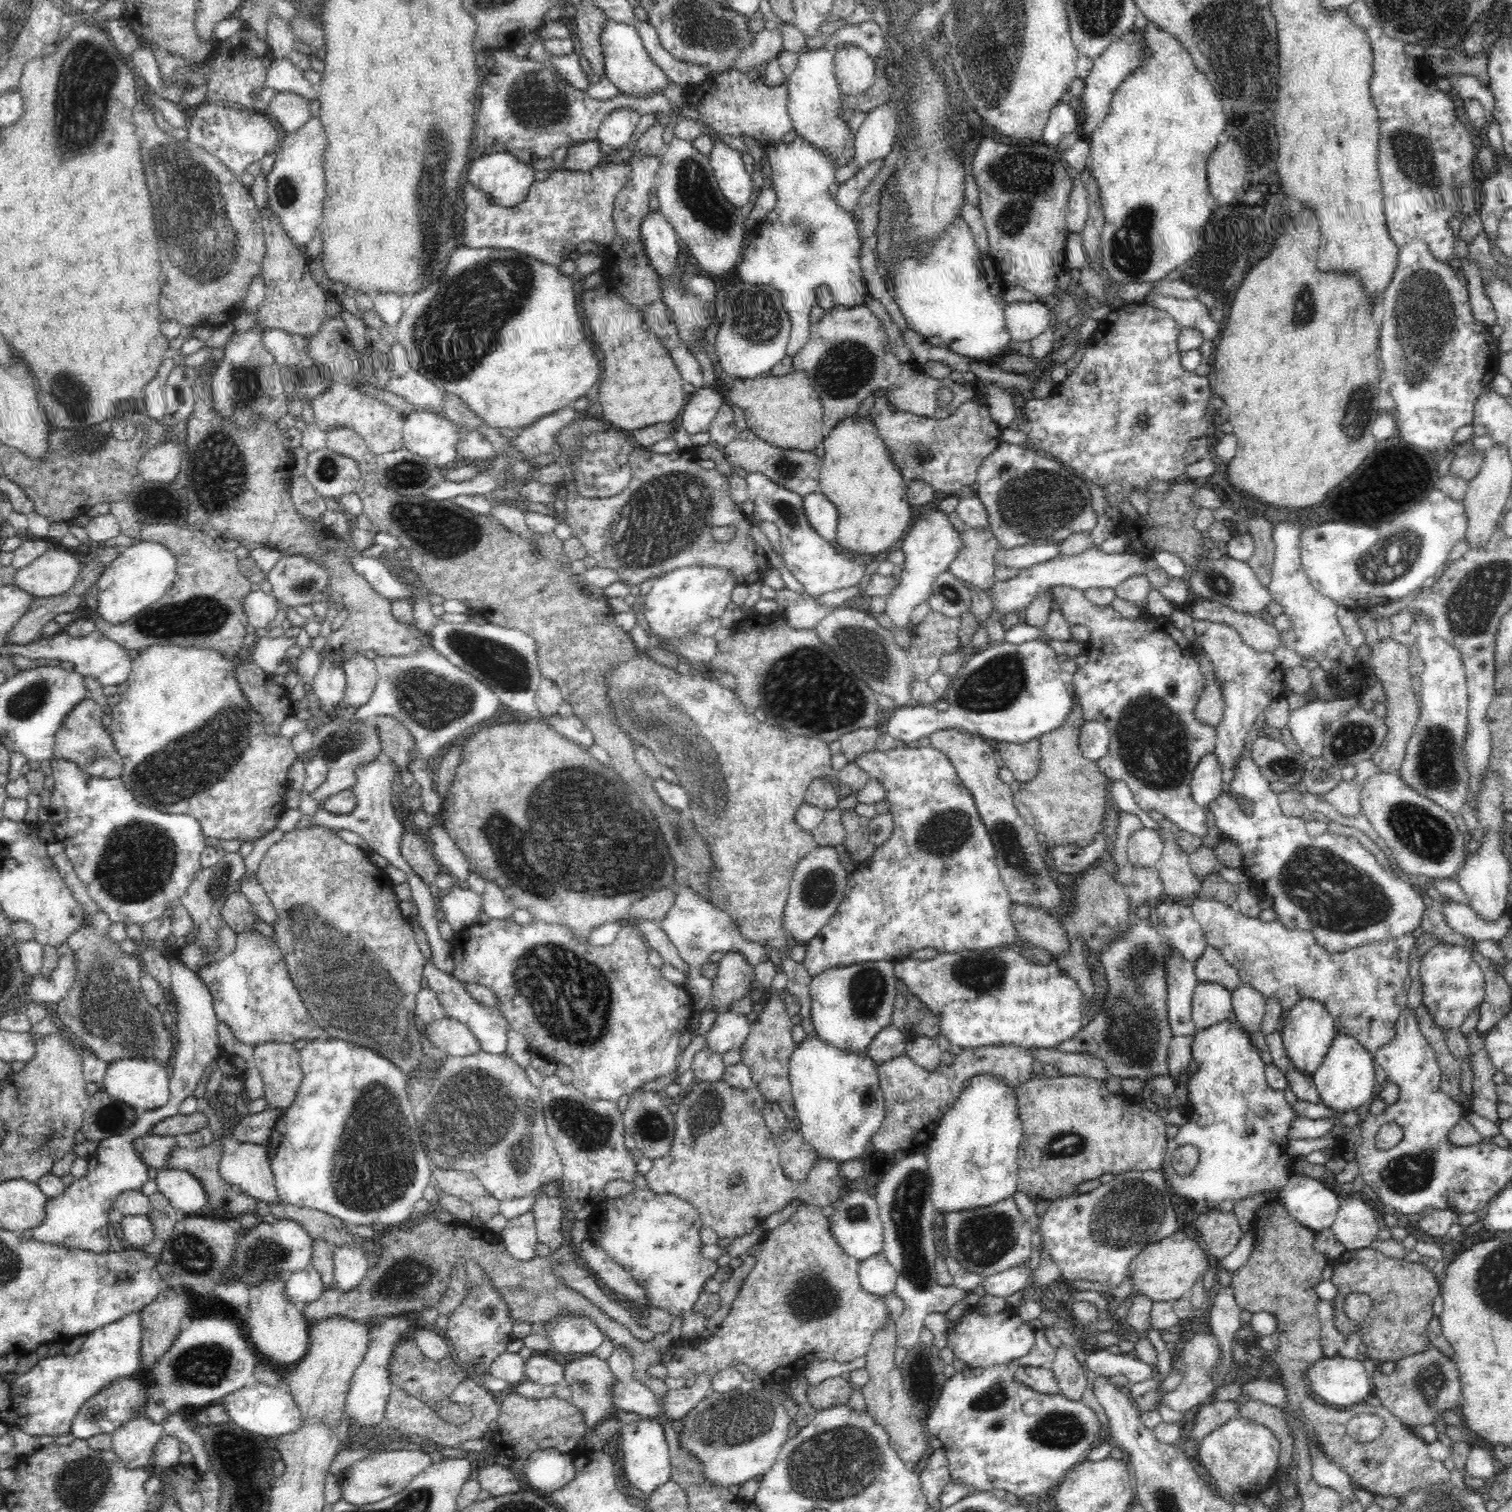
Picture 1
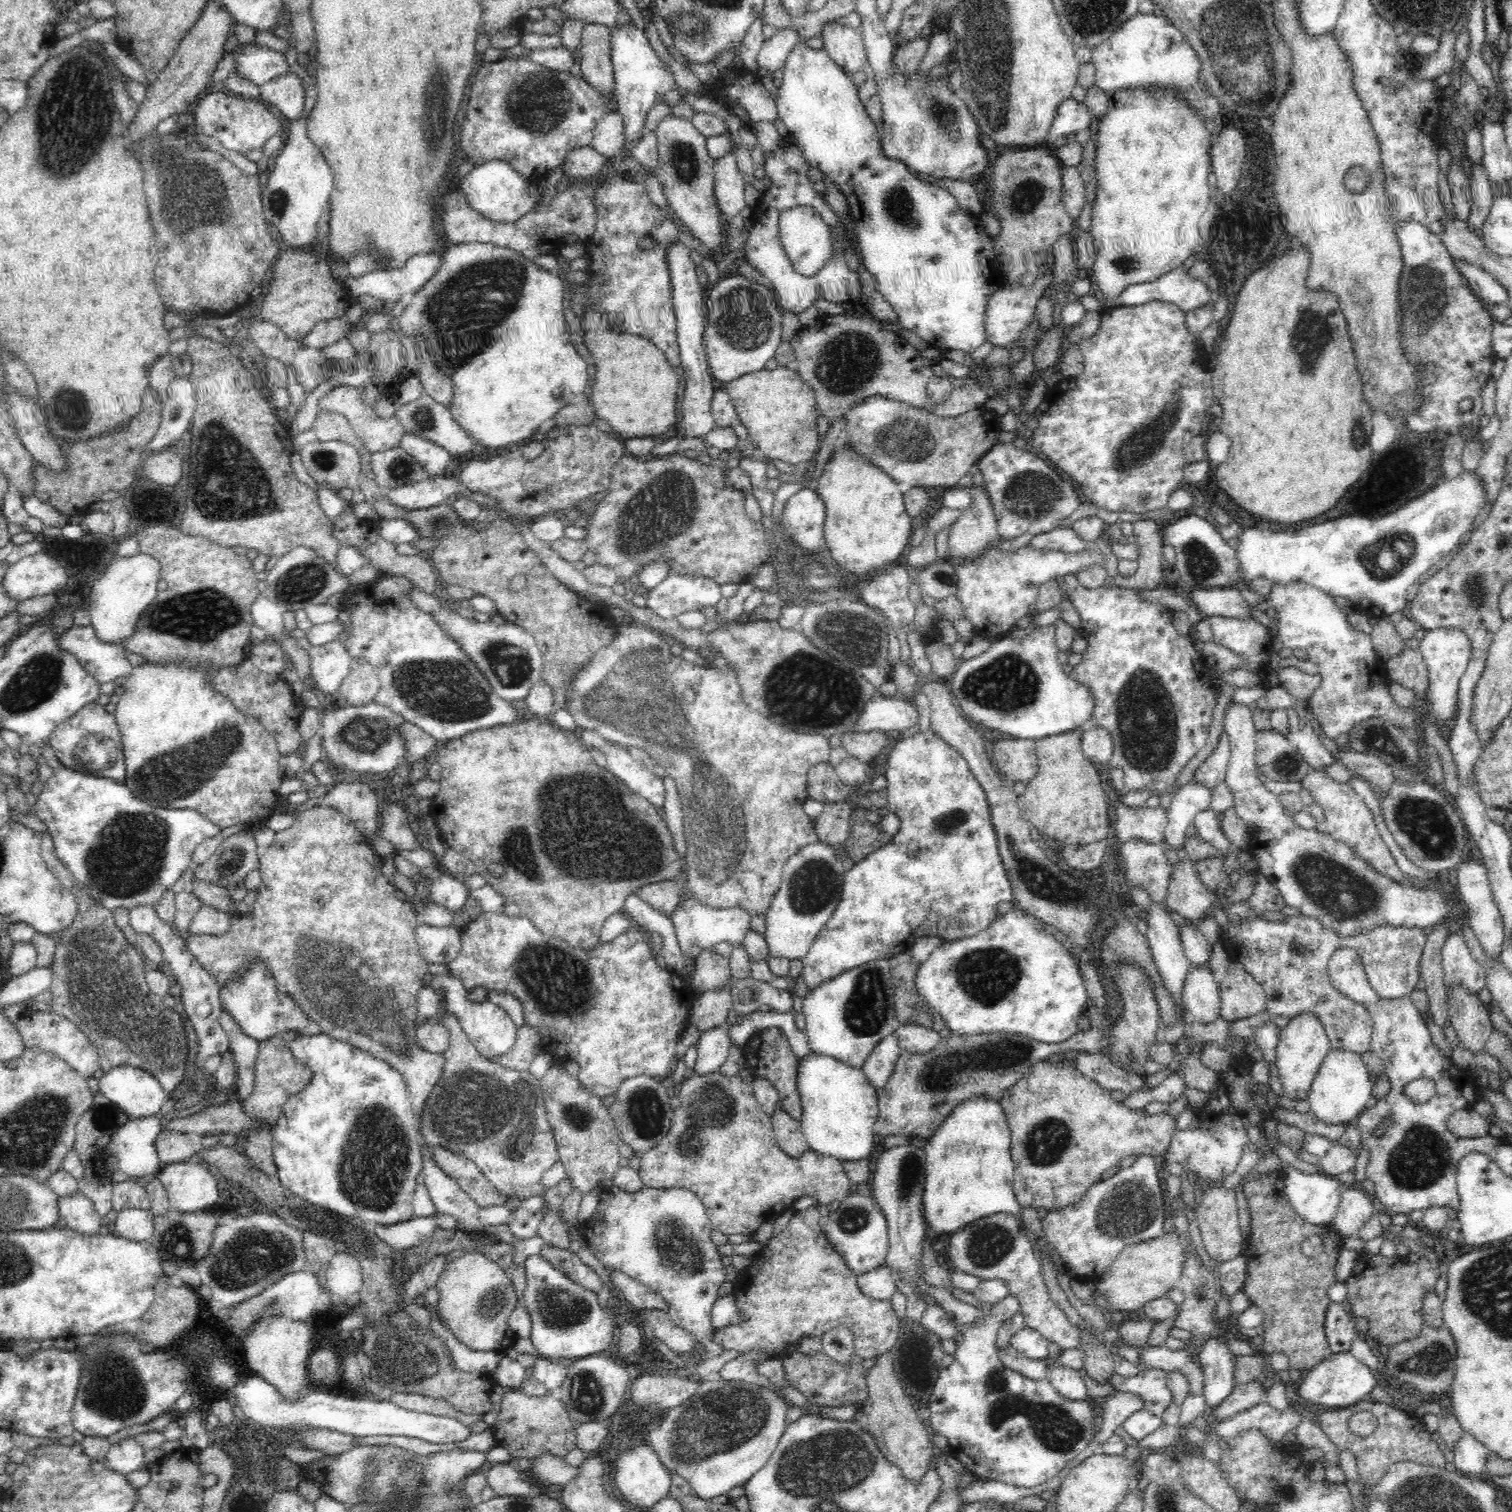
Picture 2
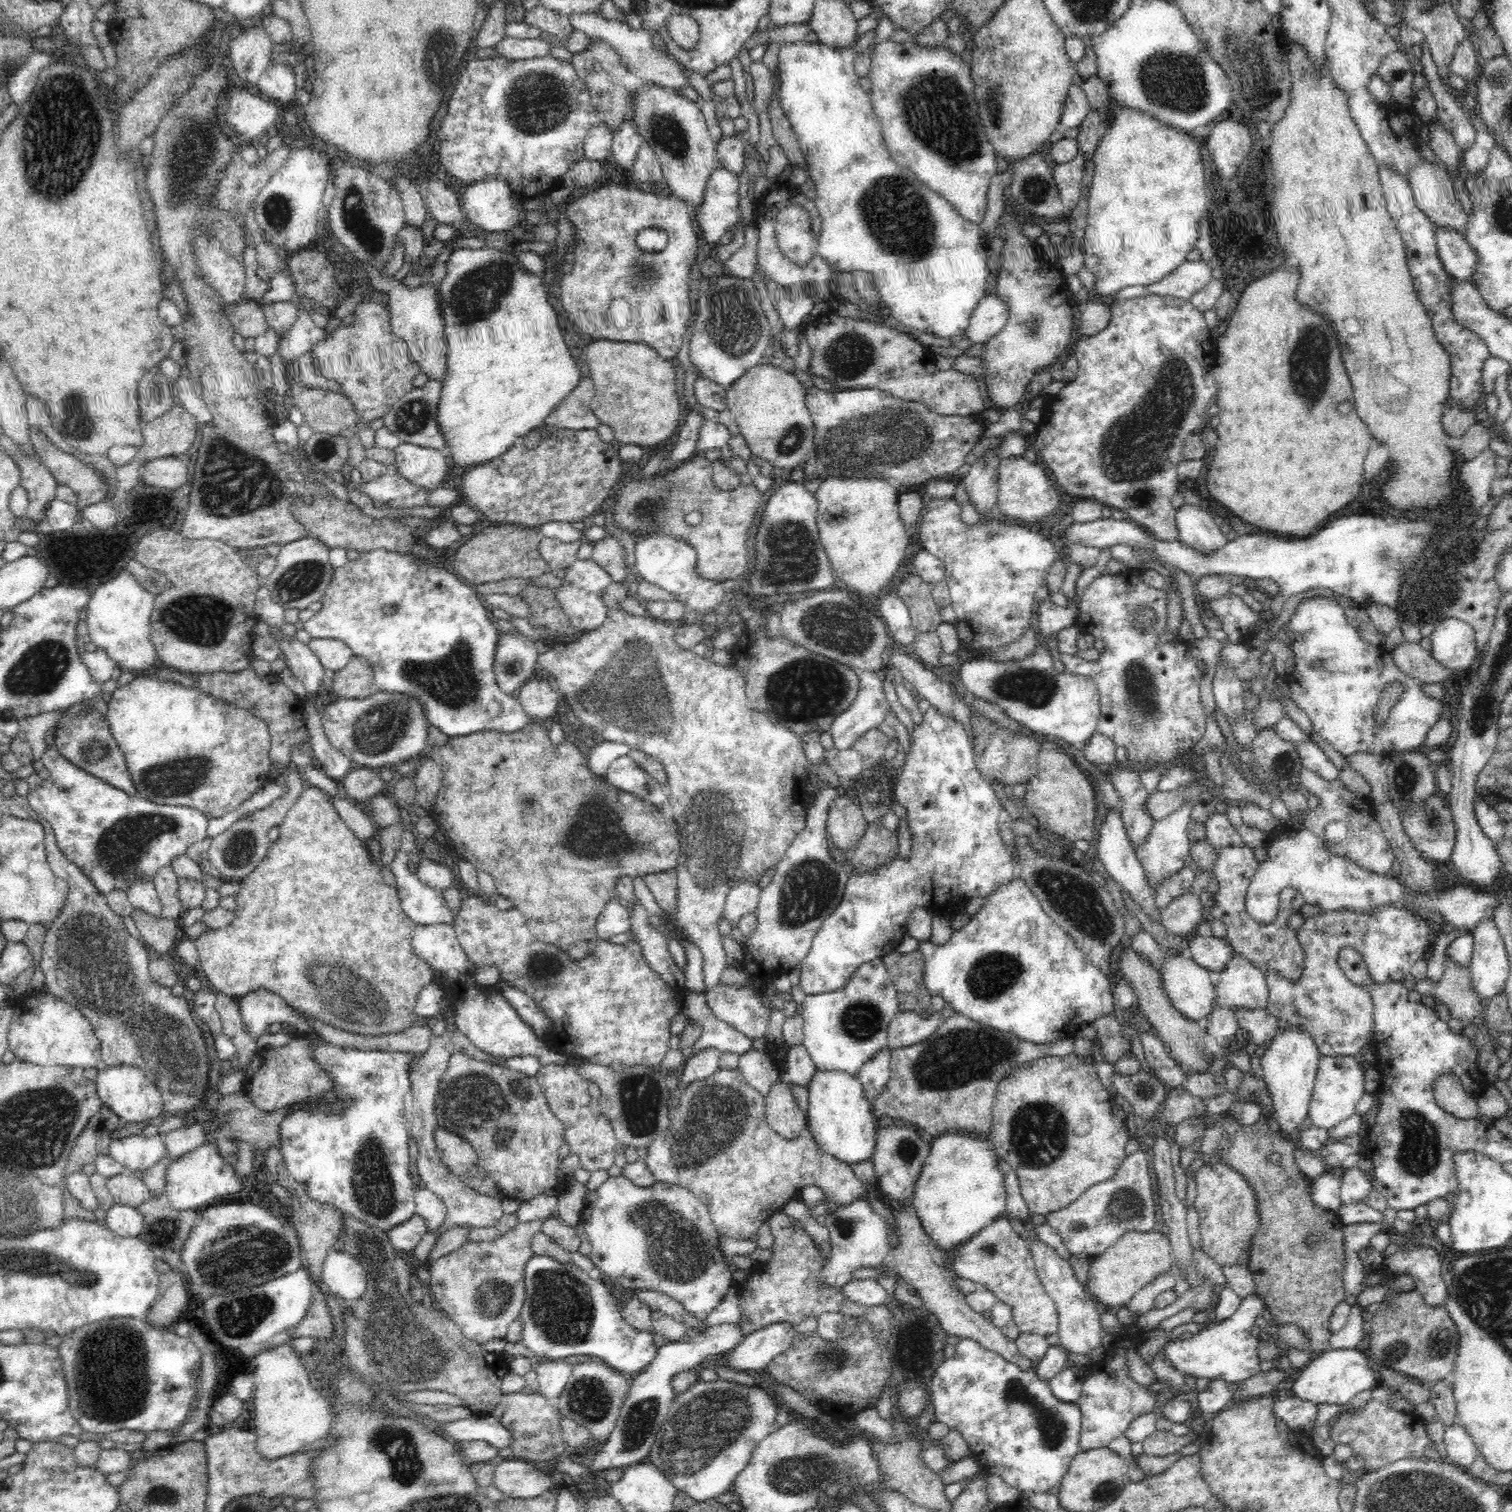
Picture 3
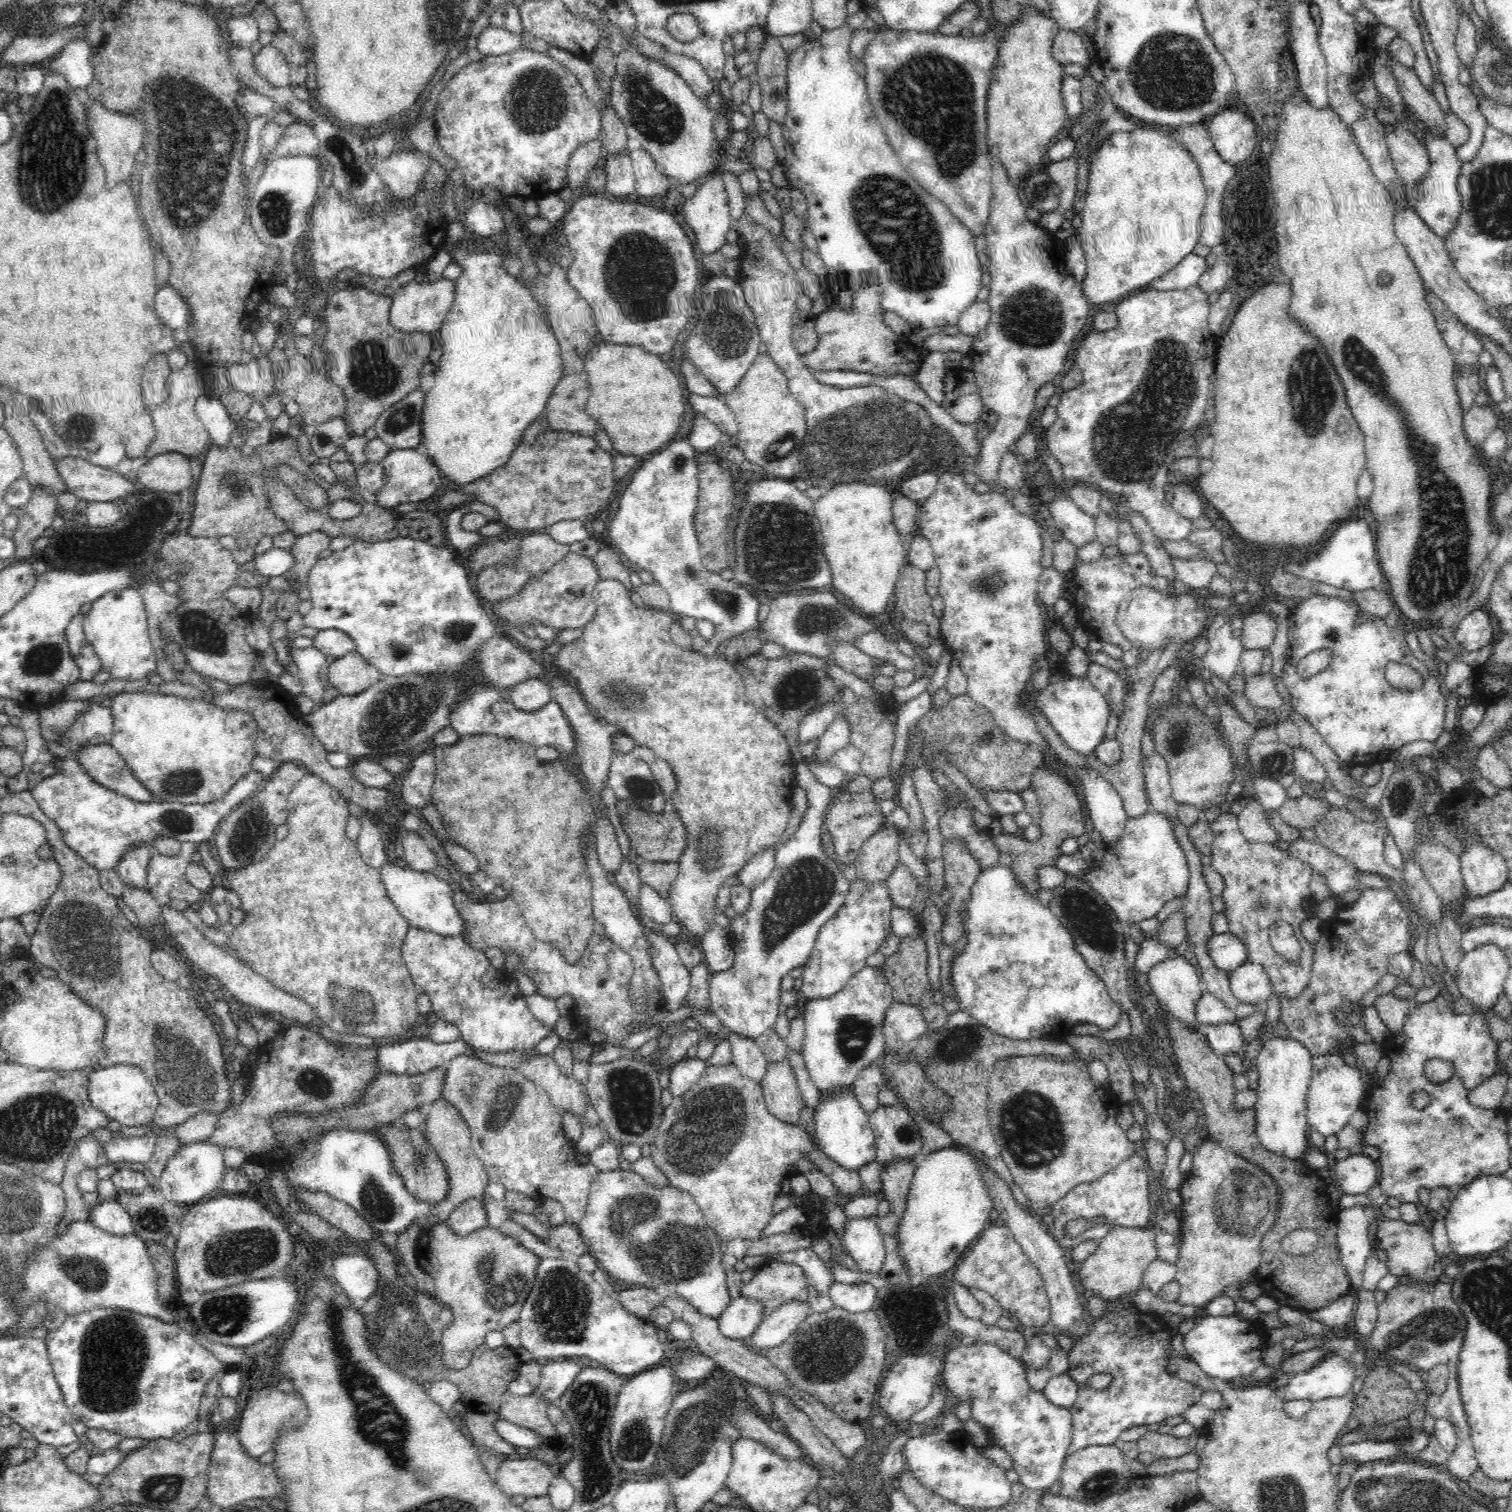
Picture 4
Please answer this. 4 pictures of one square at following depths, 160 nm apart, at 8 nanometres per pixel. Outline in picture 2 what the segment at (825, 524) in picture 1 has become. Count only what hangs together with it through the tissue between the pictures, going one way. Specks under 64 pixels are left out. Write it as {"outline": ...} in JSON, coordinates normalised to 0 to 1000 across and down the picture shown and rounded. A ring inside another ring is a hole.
{"outline":[[[538,322],[529,323],[521,331],[517,348],[517,353],[520,352],[534,366],[540,366],[545,361],[546,335]]]}

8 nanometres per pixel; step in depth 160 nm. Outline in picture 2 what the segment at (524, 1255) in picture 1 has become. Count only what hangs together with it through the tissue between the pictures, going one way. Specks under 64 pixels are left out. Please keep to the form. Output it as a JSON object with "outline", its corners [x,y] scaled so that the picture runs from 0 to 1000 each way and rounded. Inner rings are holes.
{"outline":[[[353,791],[344,796],[343,799],[338,802],[335,810],[341,819],[345,820],[353,819],[355,817],[361,802],[362,802],[362,798],[358,791]],[[357,830],[349,831],[347,834],[349,851],[346,855],[346,861],[351,871],[352,871],[351,886],[354,895],[361,899],[367,899],[373,901],[379,900],[380,898],[386,898],[393,896],[398,896],[399,893],[403,892],[405,888],[405,870],[399,868],[394,860],[393,853],[388,853],[386,851],[378,848],[373,841],[368,840],[362,833]]]}

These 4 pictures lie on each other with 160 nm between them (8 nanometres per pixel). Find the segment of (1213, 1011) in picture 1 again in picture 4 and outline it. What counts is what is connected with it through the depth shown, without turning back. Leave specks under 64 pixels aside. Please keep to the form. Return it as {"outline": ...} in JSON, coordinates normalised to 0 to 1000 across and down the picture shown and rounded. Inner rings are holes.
{"outline":[[[777,632],[765,637],[759,643],[759,649],[766,663],[781,676],[786,679],[792,681],[794,678],[791,673],[791,664],[794,662],[795,655],[794,655],[794,645],[792,642],[784,634],[784,633]]]}

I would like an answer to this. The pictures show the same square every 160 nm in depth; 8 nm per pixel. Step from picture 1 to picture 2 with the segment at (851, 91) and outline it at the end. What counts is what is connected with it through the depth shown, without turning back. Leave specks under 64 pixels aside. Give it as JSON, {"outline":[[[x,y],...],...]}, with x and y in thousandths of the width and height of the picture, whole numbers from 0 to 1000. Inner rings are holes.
{"outline":[[[554,12],[548,13],[544,17],[543,24],[545,27],[544,32],[550,39],[562,50],[570,48],[575,44],[571,24],[569,20],[560,17],[550,15]]]}

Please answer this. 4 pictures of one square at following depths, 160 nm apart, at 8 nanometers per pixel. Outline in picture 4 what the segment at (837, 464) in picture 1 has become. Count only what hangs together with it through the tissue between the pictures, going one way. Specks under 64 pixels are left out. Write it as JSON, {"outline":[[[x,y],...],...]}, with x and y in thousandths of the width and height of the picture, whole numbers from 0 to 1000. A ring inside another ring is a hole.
{"outline":[[[563,319],[550,321],[545,327],[540,330],[538,339],[542,345],[545,355],[545,366],[550,378],[550,390],[560,397],[563,402],[573,406],[585,405],[591,394],[593,382],[600,372],[600,356],[606,353],[605,349],[608,333],[598,327],[591,327],[585,320]]]}

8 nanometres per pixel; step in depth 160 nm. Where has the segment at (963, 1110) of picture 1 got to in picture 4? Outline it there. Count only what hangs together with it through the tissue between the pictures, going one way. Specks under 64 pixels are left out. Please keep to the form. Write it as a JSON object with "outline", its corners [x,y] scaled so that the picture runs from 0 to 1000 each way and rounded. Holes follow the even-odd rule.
{"outline":[[[632,756],[608,764],[593,813],[594,829],[599,835],[599,842],[603,844],[602,849],[607,851],[612,845],[628,840],[657,806],[656,792],[648,780],[648,771],[642,761]]]}

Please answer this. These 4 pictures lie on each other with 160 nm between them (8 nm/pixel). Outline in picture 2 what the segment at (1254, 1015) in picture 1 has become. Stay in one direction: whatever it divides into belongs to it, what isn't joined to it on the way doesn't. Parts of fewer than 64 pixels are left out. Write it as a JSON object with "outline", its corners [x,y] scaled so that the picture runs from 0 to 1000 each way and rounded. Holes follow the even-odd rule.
{"outline":[[[815,633],[807,649],[807,671],[808,674],[820,675],[838,669],[838,659],[835,652]]]}

